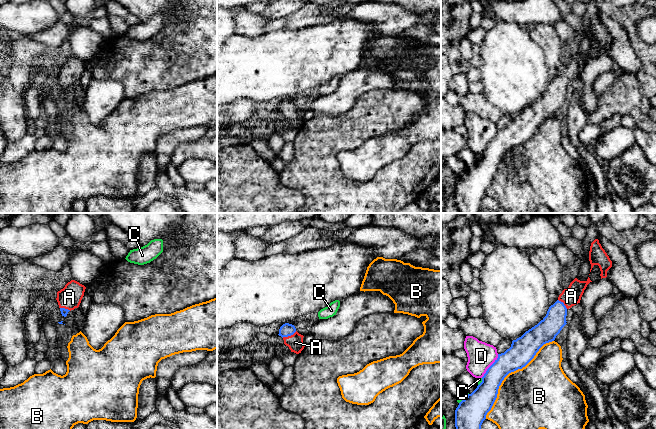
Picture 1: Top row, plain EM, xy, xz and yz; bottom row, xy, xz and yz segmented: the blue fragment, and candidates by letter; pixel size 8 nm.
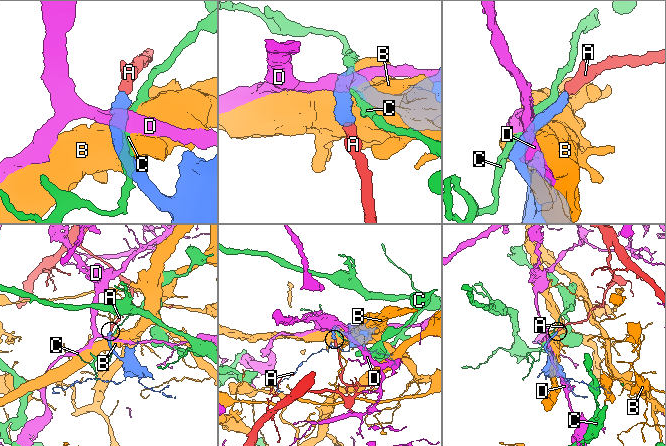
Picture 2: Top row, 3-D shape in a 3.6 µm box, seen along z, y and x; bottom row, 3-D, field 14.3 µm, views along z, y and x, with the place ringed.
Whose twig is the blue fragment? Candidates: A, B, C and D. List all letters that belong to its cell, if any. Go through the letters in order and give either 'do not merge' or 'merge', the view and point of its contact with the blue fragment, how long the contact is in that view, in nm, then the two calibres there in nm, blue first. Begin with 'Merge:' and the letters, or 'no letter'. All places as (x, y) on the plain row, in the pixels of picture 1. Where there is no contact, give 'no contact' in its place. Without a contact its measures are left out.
Merge: A
A: merge; meets blue in xz at (289, 111); contact 130 nm long; 100 nm thick on the blue side, 130 nm on the other
B: do not merge; meets blue in yz at (509, 148); contact 850 nm long; 200 nm thick on the blue side, 480 nm on the other
C: do not merge; meets blue in yz at (481, 158); contact 70 nm long; 240 nm thick on the blue side, 30 nm on the other
D: do not merge; meets blue in yz at (490, 142); contact 240 nm long; 190 nm thick on the blue side, 220 nm on the other

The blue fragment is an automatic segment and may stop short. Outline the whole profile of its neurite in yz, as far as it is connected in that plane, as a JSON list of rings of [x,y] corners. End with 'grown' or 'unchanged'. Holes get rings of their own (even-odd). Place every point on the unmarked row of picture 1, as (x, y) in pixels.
[[[575,54],[558,76],[549,83],[546,92],[521,113],[512,117],[511,123],[487,145],[482,158],[455,186],[455,203],[460,213],[479,213],[481,201],[491,186],[498,170],[499,162],[511,148],[525,143],[546,119],[555,116],[567,100],[567,86],[580,79],[590,54],[580,57]]]; grown

